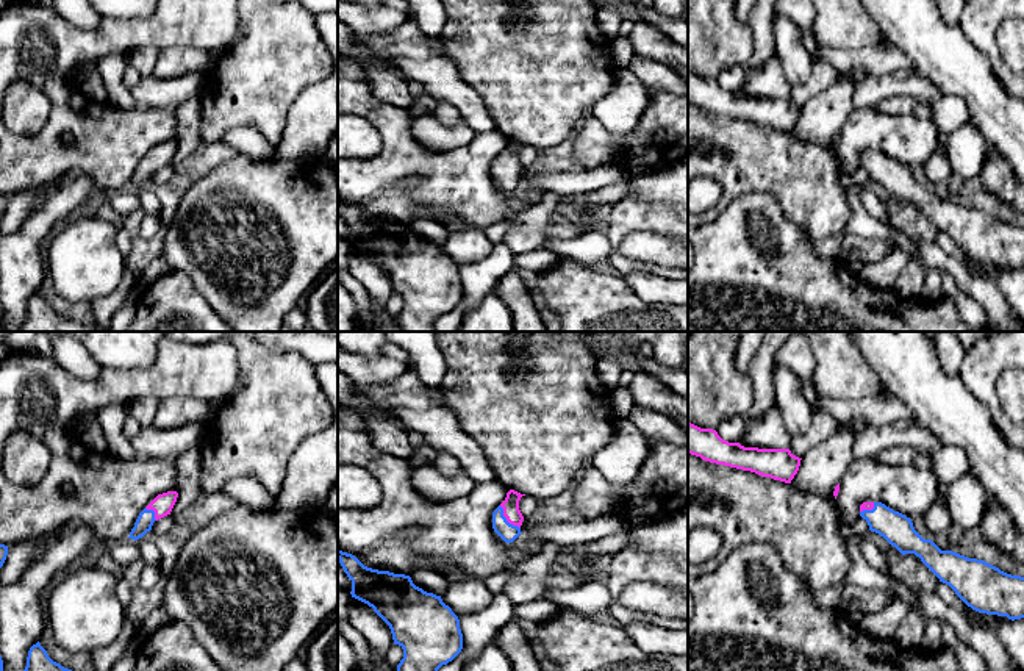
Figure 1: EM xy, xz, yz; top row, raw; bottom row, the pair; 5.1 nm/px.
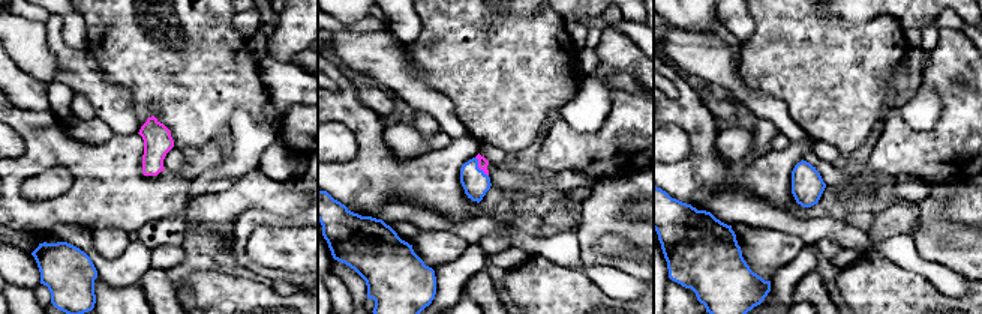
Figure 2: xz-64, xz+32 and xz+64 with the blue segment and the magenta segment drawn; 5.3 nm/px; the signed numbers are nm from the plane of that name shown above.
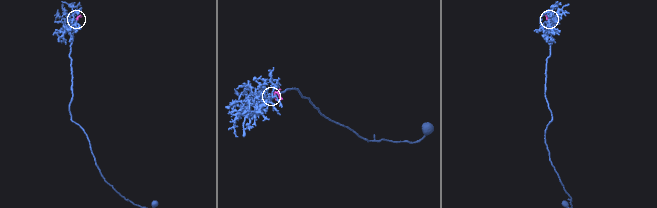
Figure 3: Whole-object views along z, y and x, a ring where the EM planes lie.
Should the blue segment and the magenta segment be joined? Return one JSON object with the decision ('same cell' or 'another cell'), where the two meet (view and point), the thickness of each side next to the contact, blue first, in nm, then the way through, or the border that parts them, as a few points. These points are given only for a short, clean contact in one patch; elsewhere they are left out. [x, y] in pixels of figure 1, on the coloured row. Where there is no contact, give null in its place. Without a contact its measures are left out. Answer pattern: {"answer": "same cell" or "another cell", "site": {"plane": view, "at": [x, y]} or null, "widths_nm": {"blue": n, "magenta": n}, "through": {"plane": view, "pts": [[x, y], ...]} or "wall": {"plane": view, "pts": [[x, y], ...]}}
{"answer": "same cell", "site": {"plane": "xz", "at": [505, 520]}, "widths_nm": {"blue": 90, "magenta": 90}, "through": {"plane": "xz", "pts": [[508, 532], [505, 520], [510, 505]]}}

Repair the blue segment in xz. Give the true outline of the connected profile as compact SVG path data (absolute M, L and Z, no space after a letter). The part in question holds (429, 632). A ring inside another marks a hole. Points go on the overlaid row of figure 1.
M339 549L338 560L352 580L352 597L372 607L403 649L397 671L438 671L461 652L460 619L441 596L416 587L410 576L367 568Z

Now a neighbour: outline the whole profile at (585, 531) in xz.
M599 516L593 519L569 521L564 524L538 524L524 518L521 532L542 543L553 541L558 546L569 547L597 541L603 536L625 529L625 522L614 516Z

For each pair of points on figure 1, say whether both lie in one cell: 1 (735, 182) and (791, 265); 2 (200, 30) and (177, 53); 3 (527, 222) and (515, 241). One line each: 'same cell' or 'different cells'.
1: different cells
2: different cells
3: same cell

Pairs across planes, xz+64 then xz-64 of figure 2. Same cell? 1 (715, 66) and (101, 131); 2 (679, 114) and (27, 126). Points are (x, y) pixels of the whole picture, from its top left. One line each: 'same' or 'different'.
1: different
2: same

